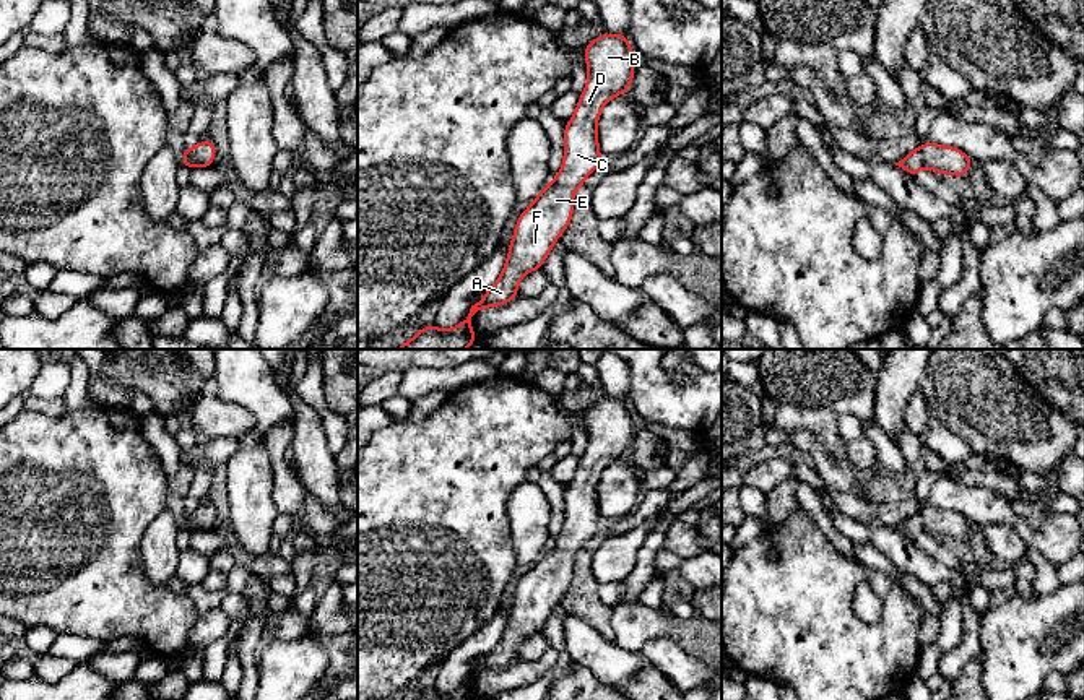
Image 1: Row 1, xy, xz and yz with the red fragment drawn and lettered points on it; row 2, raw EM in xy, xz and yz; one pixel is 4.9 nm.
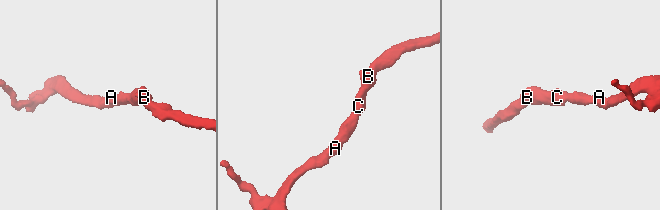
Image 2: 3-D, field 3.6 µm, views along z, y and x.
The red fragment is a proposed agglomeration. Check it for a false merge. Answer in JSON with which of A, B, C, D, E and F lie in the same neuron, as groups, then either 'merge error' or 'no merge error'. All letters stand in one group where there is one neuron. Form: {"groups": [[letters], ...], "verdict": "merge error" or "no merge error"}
{"groups": [["A", "B", "C", "D", "E", "F"]], "verdict": "no merge error"}

